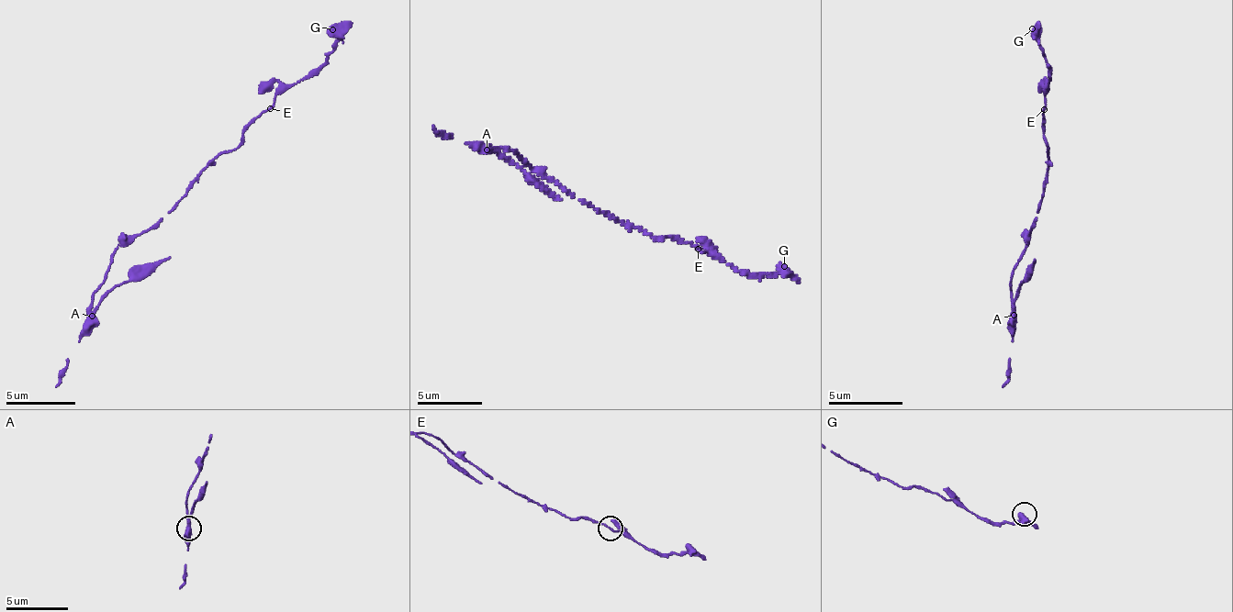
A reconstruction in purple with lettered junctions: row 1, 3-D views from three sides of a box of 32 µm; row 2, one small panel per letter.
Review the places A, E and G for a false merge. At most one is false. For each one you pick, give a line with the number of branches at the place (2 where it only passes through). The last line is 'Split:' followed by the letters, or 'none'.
A: Branches: 3
Split: A

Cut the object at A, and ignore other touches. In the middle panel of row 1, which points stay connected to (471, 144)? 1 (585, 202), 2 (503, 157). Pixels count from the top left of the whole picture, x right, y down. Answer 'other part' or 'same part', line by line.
1: same part
2: other part

